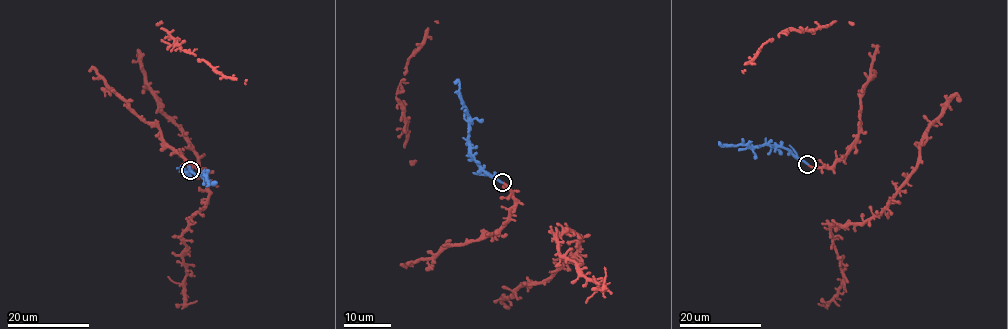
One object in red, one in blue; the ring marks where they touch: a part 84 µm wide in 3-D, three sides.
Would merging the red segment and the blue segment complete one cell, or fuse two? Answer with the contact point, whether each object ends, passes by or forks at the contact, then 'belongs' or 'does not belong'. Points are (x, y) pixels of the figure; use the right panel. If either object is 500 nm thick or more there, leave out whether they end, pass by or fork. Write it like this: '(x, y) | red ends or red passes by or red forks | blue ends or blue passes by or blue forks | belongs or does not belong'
(807, 164) | red ends | blue ends | belongs

